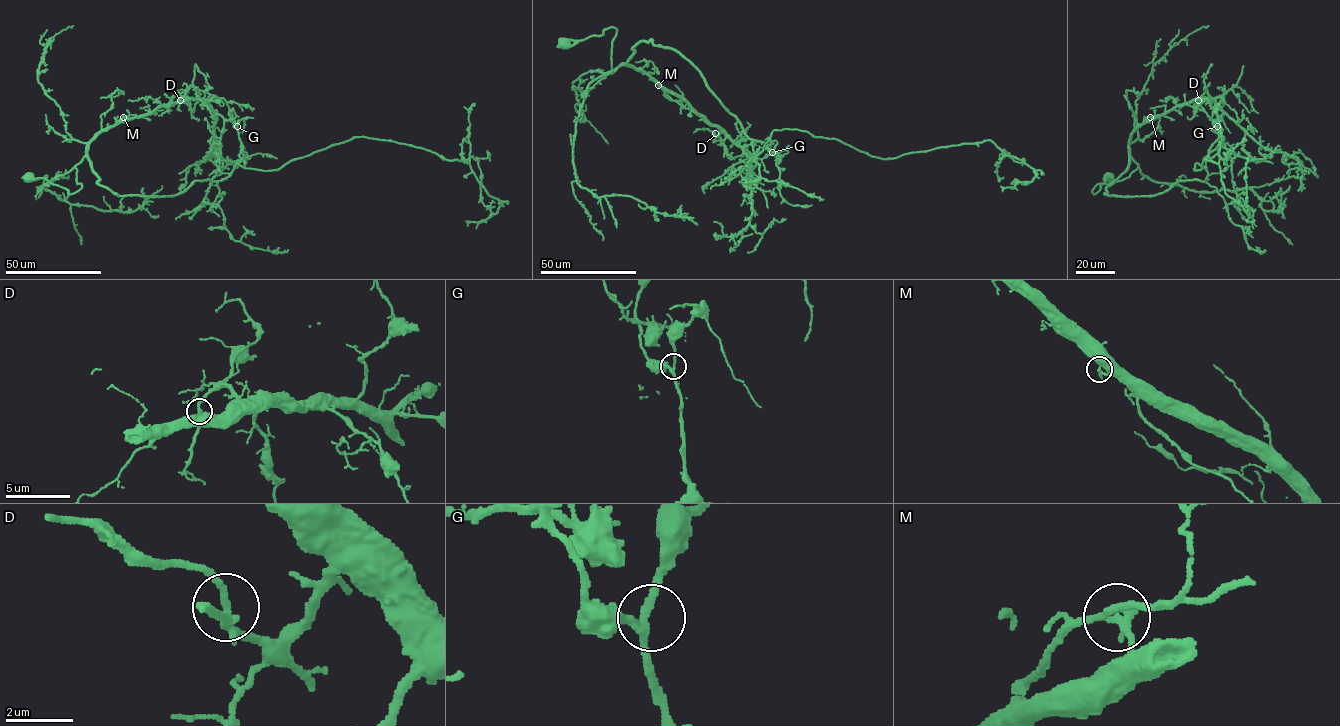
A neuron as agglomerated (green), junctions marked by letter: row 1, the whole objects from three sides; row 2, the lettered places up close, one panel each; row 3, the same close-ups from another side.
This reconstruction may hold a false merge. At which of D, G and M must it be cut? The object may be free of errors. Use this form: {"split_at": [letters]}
{"split_at": []}

